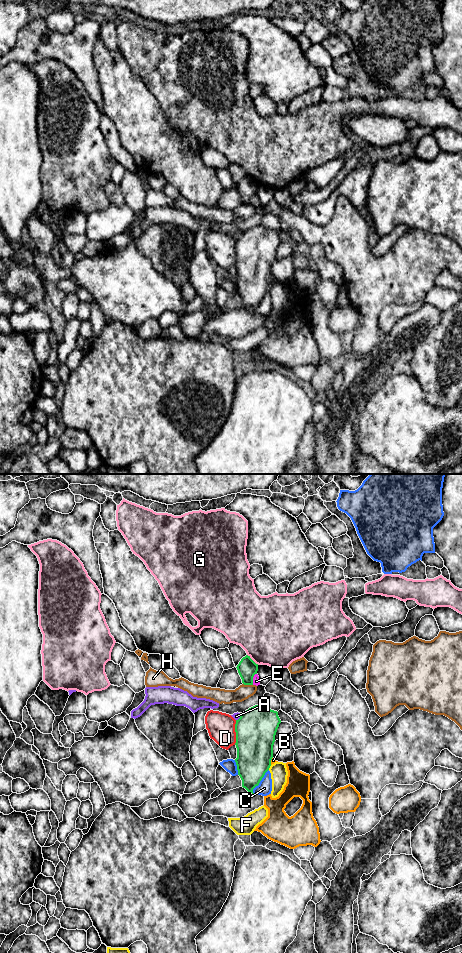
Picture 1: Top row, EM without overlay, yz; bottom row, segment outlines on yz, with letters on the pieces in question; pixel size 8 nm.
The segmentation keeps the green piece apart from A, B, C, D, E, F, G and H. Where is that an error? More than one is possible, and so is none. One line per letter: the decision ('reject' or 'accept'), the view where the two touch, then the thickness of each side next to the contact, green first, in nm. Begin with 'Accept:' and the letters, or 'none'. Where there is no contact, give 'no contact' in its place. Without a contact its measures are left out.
Accept: none
A: reject; meets green in yz; 320 nm thick on the green side, 60 nm on the other
B: reject; meets green in yz; 320 nm thick on the green side, 40 nm on the other
C: reject; meets green in yz; 280 nm thick on the green side, 120 nm on the other
D: reject; meets green in yz; 320 nm thick on the green side, 220 nm on the other
E: reject; meets green in yz; 160 nm thick on the green side, 60 nm on the other
F: reject; meets green in yz; 300 nm thick on the green side, 140 nm on the other
G: reject; meets green in yz; 160 nm thick on the green side, 480 nm on the other
H: reject; meets green in yz; 160 nm thick on the green side, 120 nm on the other

